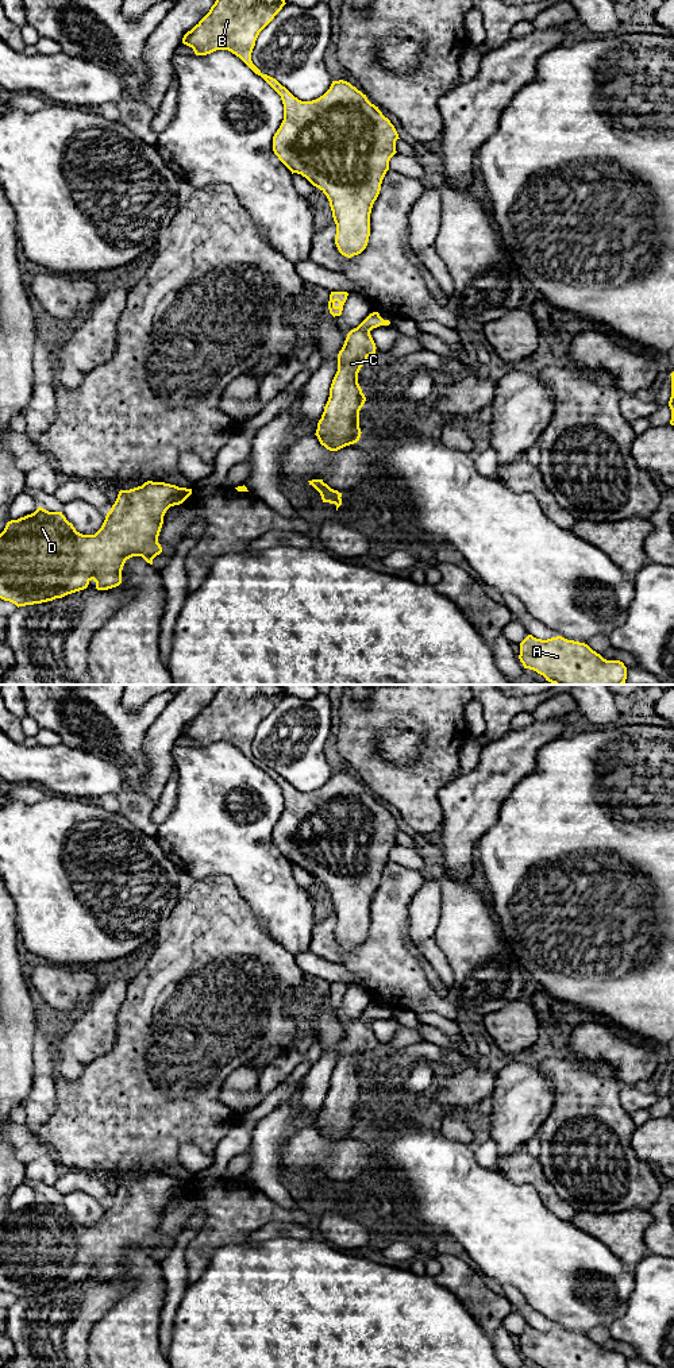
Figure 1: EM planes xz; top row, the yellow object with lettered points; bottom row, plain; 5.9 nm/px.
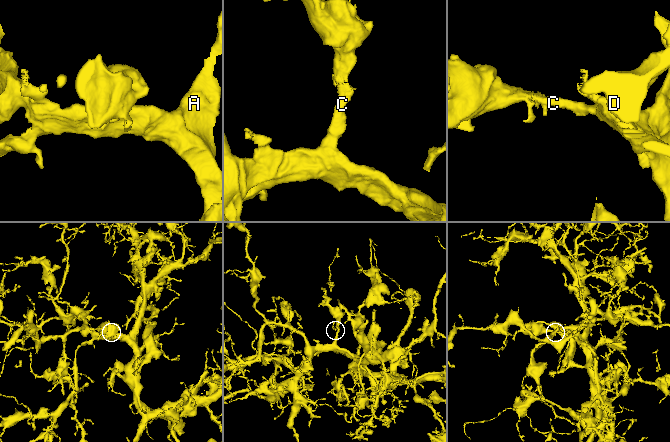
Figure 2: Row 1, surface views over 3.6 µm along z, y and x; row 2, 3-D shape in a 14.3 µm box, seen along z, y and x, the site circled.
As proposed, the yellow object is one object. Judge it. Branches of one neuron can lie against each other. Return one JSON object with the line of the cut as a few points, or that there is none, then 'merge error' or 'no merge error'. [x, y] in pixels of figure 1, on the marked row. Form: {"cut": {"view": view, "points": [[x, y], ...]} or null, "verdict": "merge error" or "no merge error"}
{"cut": null, "verdict": "no merge error"}

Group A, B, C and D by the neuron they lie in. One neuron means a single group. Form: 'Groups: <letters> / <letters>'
Groups: A B C D

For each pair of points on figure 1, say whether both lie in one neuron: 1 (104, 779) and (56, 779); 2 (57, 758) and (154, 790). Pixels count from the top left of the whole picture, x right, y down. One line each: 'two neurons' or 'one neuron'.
1: one neuron
2: two neurons

